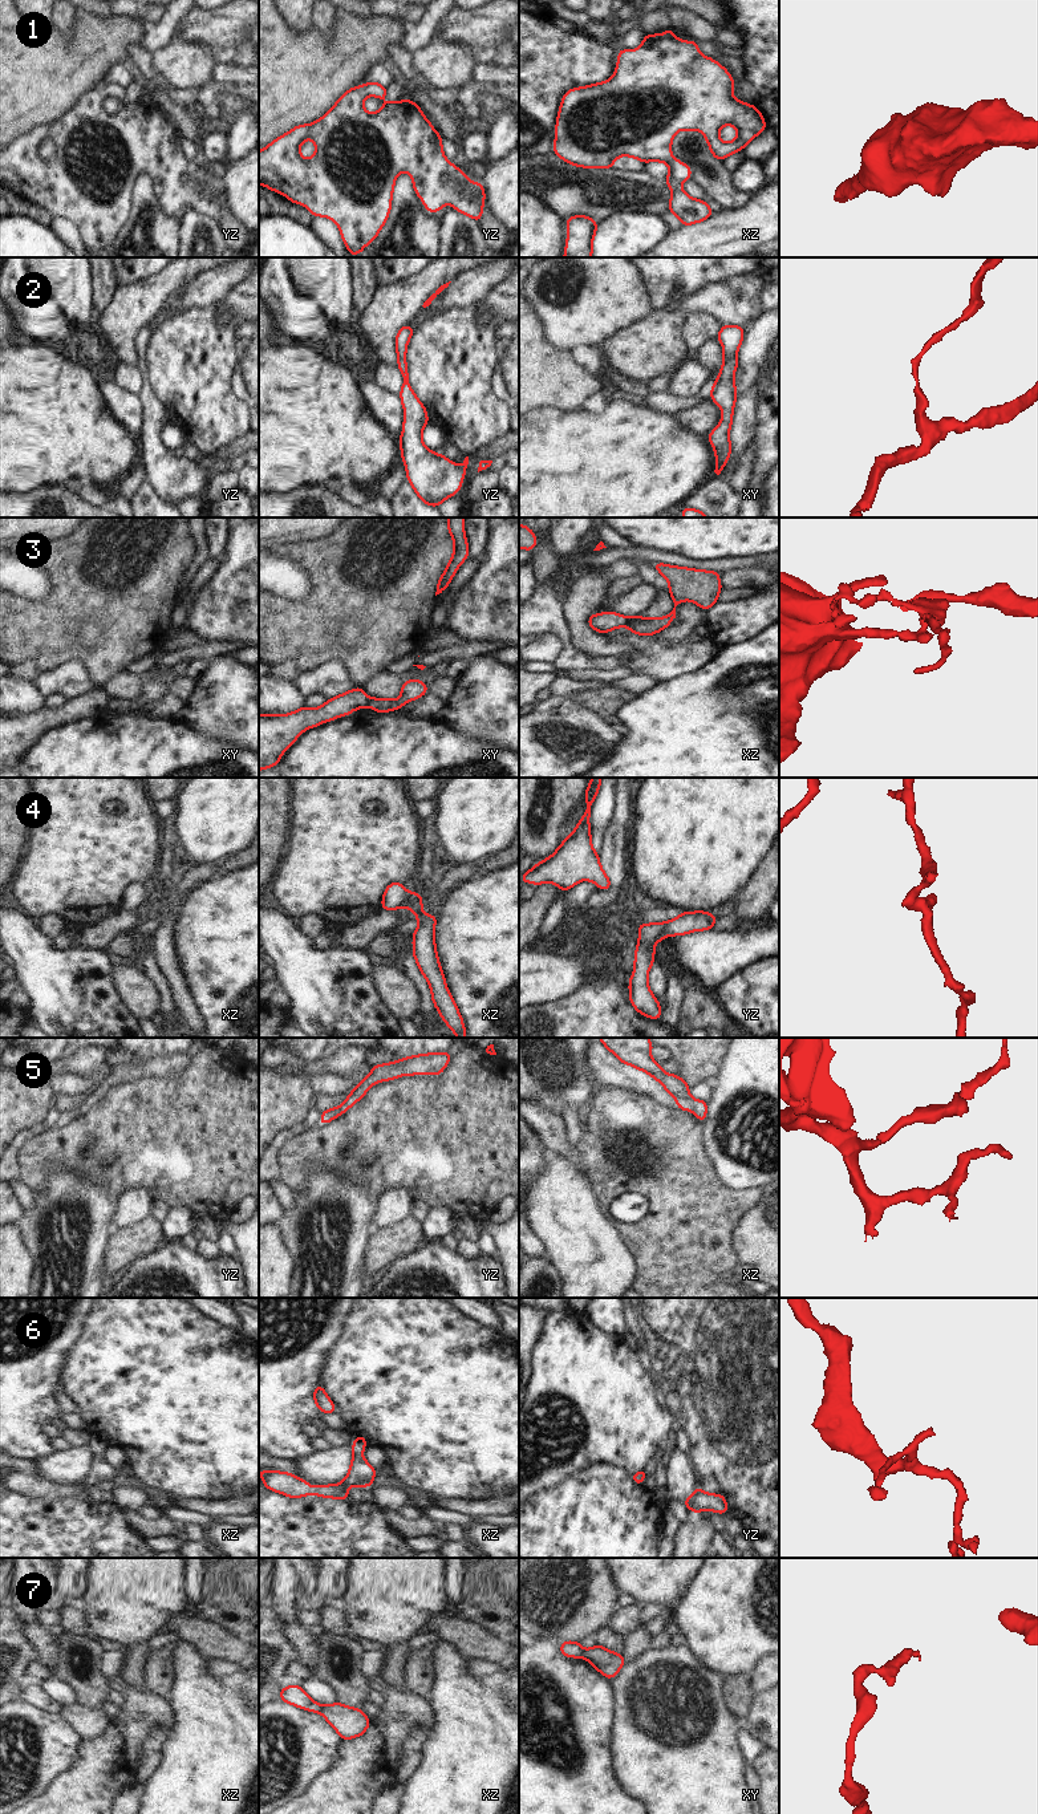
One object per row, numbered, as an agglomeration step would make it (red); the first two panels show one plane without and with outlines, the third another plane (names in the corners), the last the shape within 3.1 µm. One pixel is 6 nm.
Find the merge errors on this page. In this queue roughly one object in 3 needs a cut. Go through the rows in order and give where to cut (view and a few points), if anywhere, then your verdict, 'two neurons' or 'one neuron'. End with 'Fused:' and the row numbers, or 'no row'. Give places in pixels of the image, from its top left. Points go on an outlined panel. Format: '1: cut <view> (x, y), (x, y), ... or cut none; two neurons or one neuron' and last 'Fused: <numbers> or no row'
1: cut none; one neuron
2: cut none; one neuron
3: cut xy (369, 698), (365, 705); two neurons
4: cut none; one neuron
5: cut none; one neuron
6: cut none; one neuron
7: cut xy (583, 1650), (579, 1656); two neurons
Fused: 3, 7

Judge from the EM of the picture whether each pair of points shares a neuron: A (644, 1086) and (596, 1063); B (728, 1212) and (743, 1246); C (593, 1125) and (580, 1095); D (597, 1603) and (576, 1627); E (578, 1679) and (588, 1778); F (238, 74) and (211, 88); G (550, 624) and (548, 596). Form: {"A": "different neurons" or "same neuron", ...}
{"A": "same neuron", "B": "different neurons", "C": "different neurons", "D": "same neuron", "E": "same neuron", "F": "different neurons", "G": "same neuron"}

